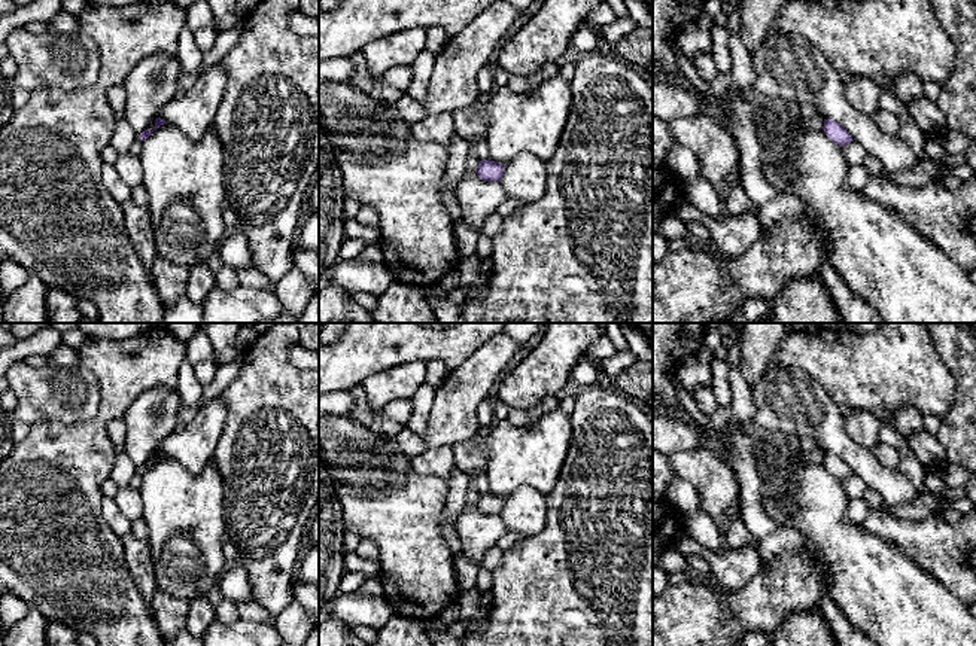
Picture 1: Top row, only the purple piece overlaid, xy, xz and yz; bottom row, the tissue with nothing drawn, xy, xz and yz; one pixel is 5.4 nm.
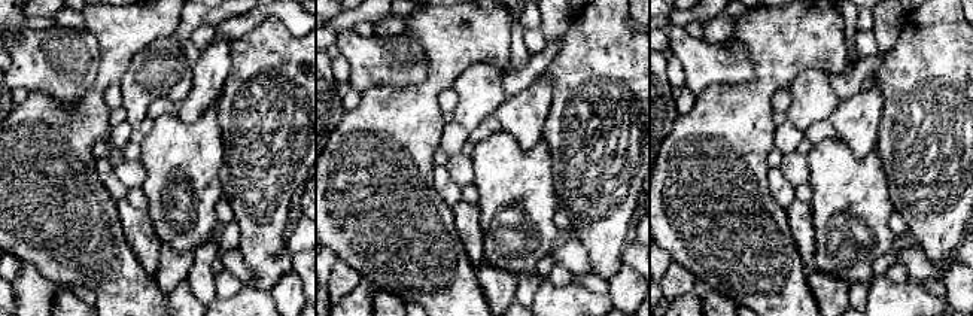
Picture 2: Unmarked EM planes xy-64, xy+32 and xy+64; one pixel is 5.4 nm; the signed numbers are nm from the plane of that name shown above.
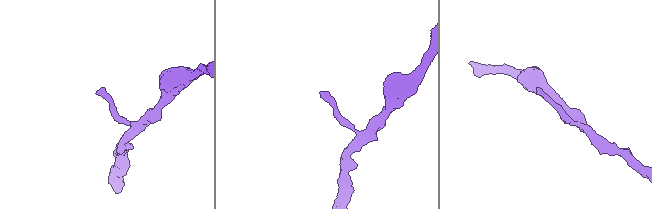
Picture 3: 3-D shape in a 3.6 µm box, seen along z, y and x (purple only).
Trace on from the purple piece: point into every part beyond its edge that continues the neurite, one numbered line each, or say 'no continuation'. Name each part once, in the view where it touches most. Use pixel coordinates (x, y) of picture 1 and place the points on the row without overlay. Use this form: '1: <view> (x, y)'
no continuation

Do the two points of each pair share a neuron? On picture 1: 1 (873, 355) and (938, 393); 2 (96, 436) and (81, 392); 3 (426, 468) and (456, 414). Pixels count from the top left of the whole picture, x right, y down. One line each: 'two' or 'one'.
1: one
2: two
3: two

